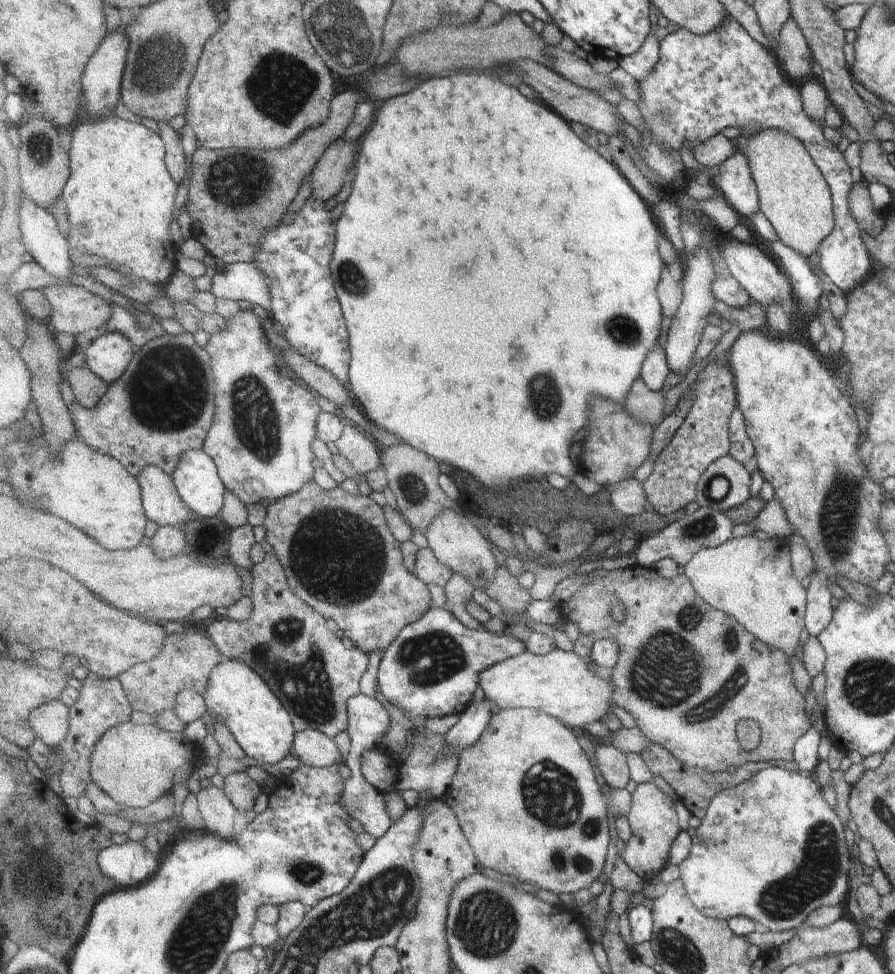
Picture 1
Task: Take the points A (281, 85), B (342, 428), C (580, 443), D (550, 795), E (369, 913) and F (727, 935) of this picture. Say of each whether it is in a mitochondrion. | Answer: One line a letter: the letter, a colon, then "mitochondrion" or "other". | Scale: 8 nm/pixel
A: mitochondrion
B: other
C: other
D: mitochondrion
E: mitochondrion
F: other

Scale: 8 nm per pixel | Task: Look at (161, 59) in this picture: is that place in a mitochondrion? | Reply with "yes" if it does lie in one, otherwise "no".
yes

